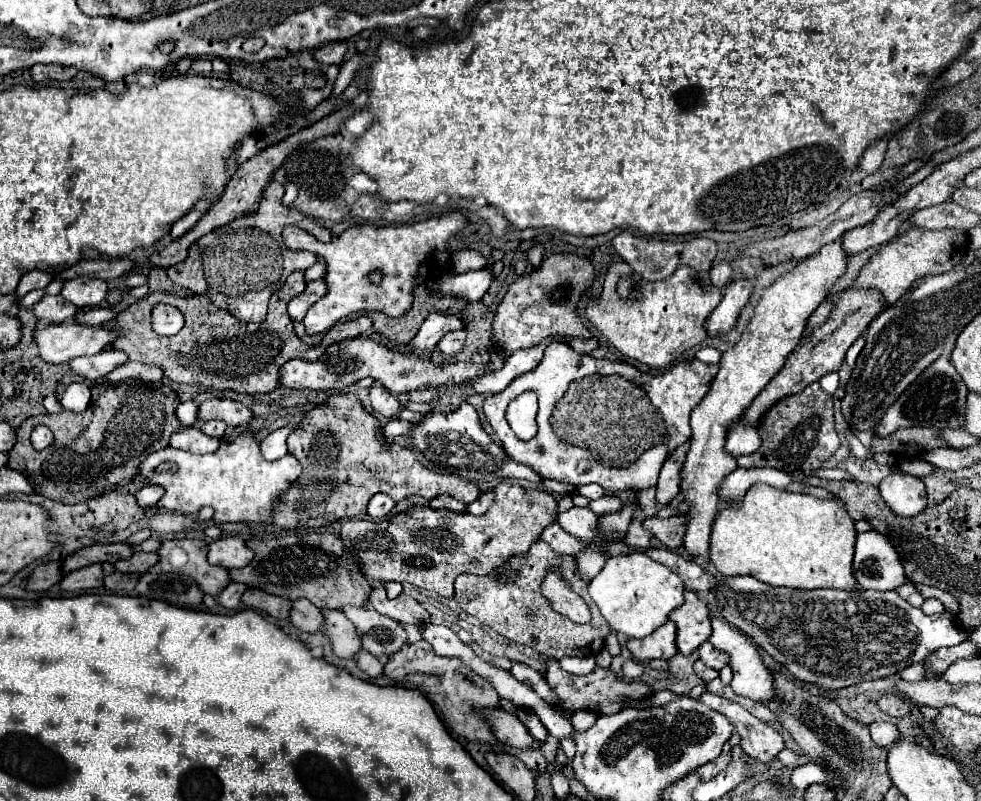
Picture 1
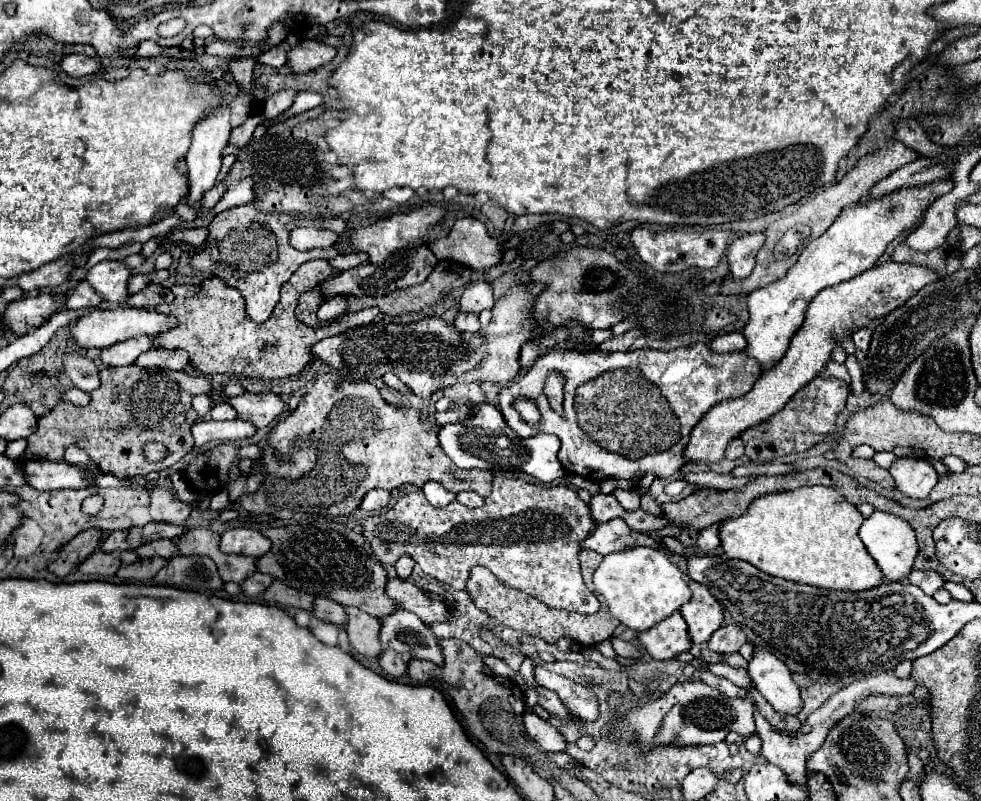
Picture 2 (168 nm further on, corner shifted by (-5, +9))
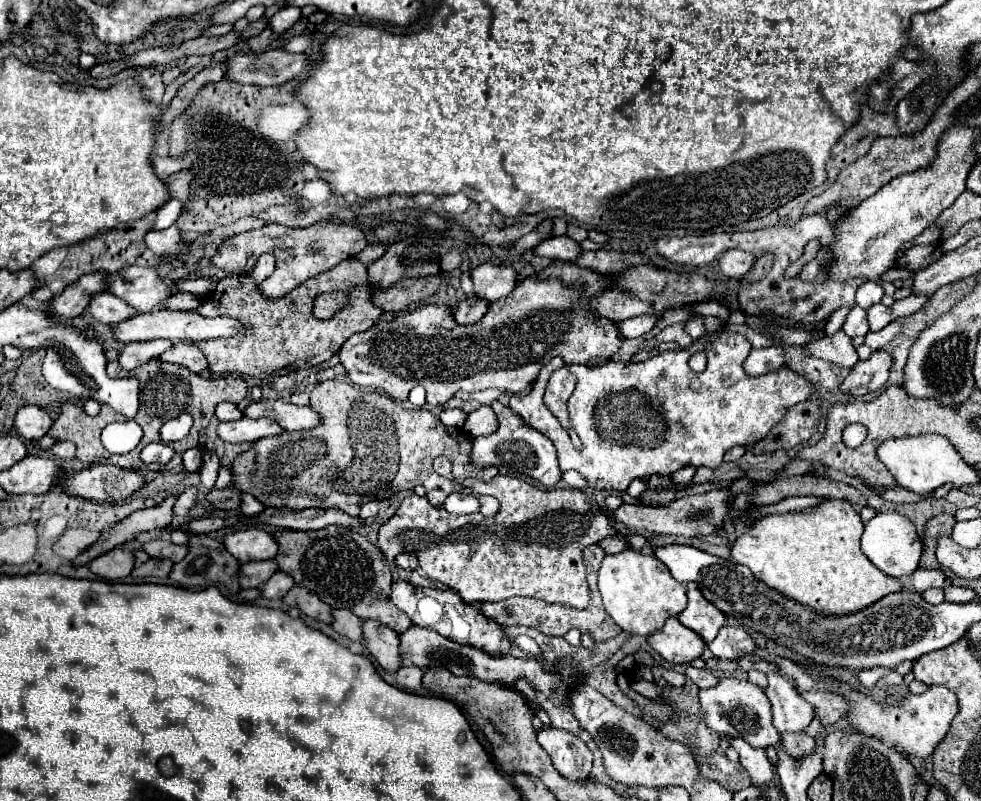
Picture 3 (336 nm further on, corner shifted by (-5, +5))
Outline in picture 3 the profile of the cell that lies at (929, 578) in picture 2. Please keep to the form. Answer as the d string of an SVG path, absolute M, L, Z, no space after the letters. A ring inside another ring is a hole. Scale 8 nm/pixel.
M918 568L916 572L910 574L912 586L918 594L926 592L928 588L948 588L950 586L950 578L942 572L942 570L922 570Z

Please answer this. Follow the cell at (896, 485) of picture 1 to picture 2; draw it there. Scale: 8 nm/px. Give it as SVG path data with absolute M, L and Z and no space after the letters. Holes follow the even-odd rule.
M896 458L890 466L890 474L898 492L910 498L926 498L938 482L934 466L924 458Z

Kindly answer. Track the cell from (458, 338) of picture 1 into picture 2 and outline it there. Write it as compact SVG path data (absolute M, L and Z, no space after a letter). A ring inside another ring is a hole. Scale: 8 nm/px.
M460 312L454 320L454 326L460 330L460 332L476 332L480 330L480 322L478 322L478 314L474 312Z

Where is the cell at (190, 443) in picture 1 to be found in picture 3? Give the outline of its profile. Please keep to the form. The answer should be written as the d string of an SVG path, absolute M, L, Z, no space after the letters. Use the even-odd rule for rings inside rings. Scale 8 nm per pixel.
M240 418L236 422L224 422L218 424L218 438L224 442L232 442L232 444L242 444L242 442L256 442L260 438L266 436L276 436L280 434L282 428L268 418Z

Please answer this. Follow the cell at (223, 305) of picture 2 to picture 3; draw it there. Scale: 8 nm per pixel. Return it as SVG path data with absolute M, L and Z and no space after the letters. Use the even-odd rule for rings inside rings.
M262 254L256 262L252 274L234 274L218 282L214 294L210 298L202 298L196 312L200 316L230 316L244 324L248 330L244 336L232 336L232 338L216 338L216 340L202 340L194 342L204 356L208 358L208 370L214 374L244 374L254 378L266 378L276 374L278 370L296 372L302 368L312 368L328 358L332 358L342 342L350 338L356 332L368 330L378 316L382 314L380 308L376 308L370 302L368 286L366 282L366 266L358 262L356 258L344 260L336 268L330 268L328 272L320 272L320 276L314 276L312 280L306 280L300 284L300 288L294 288L286 296L278 300L266 300L256 284L270 276L274 270L274 258L270 254ZM344 290L350 296L348 308L334 314L330 320L316 320L312 316L312 300L320 292L334 292Z

